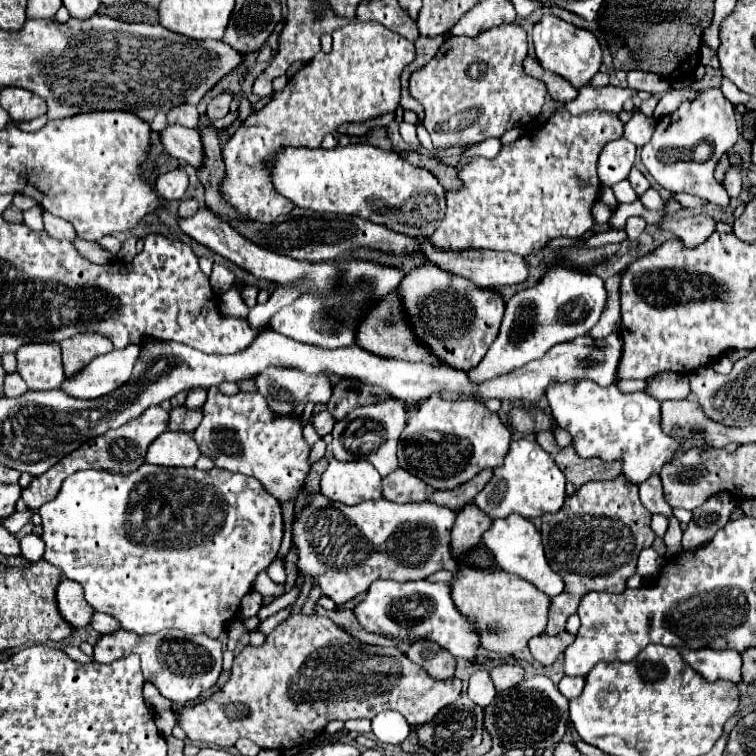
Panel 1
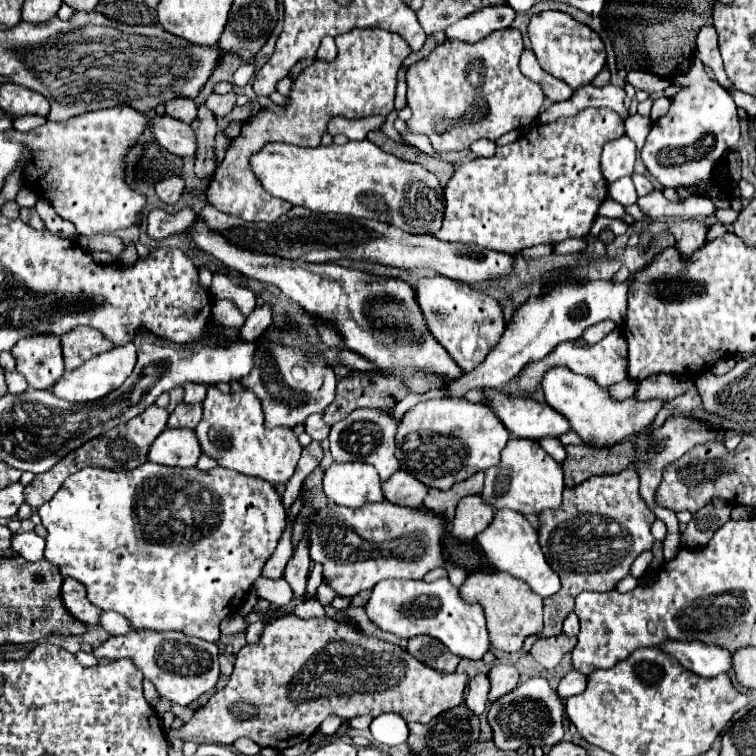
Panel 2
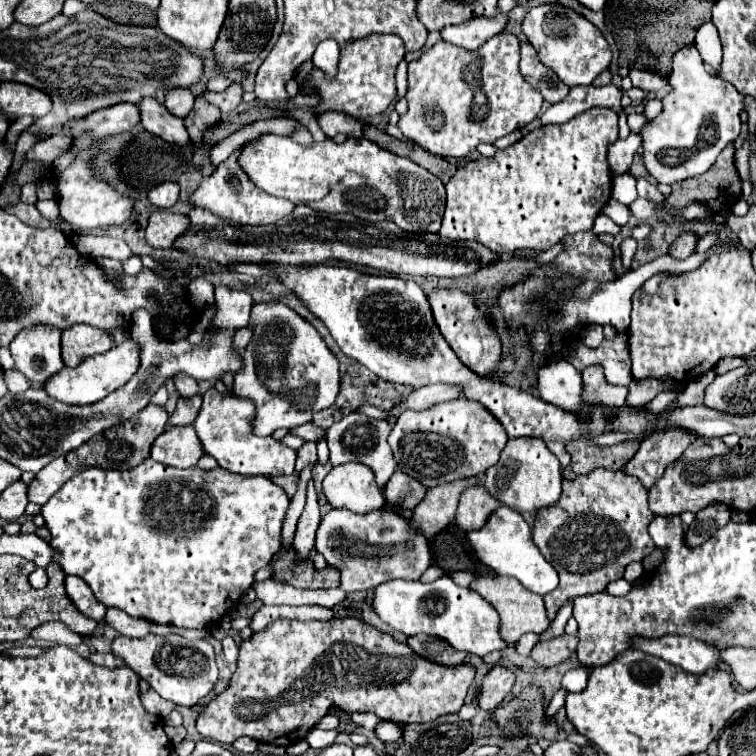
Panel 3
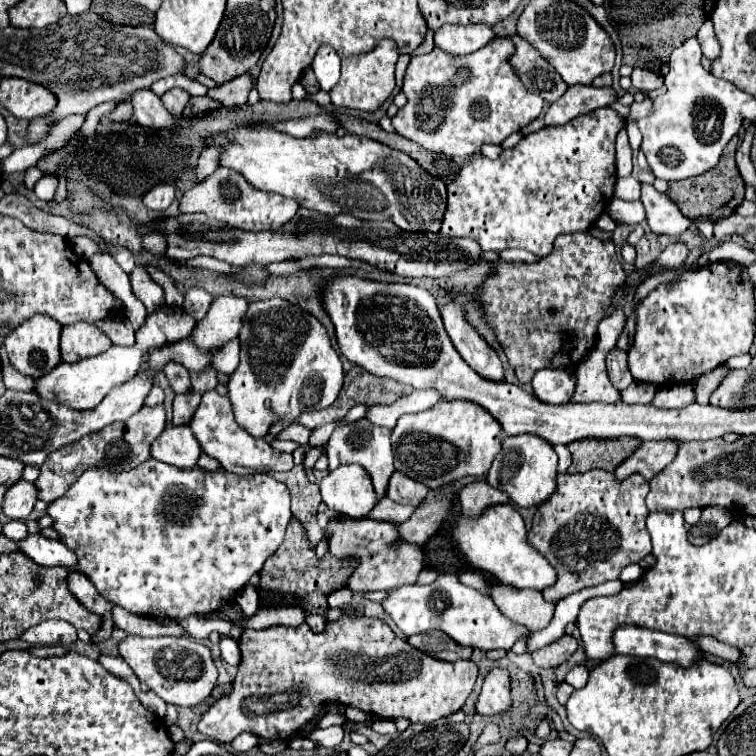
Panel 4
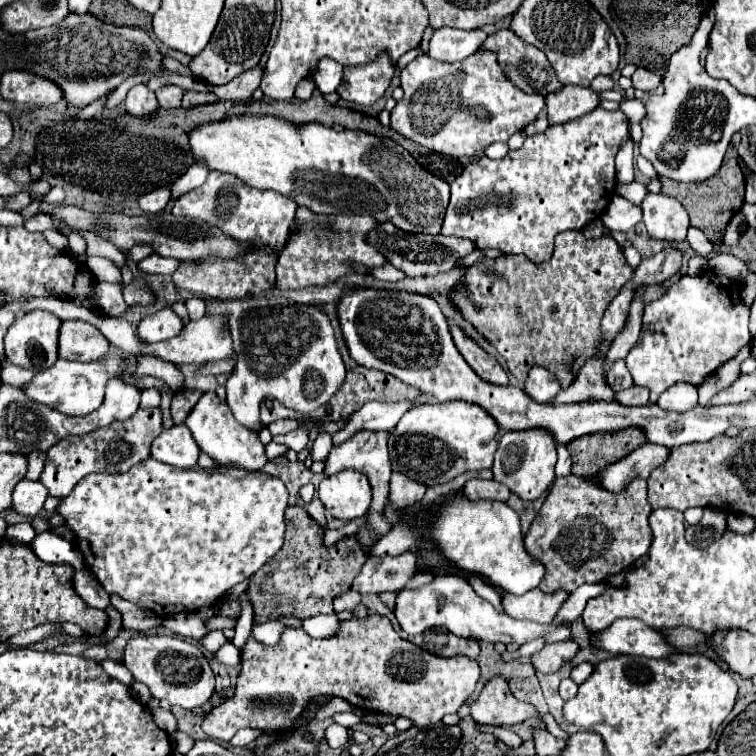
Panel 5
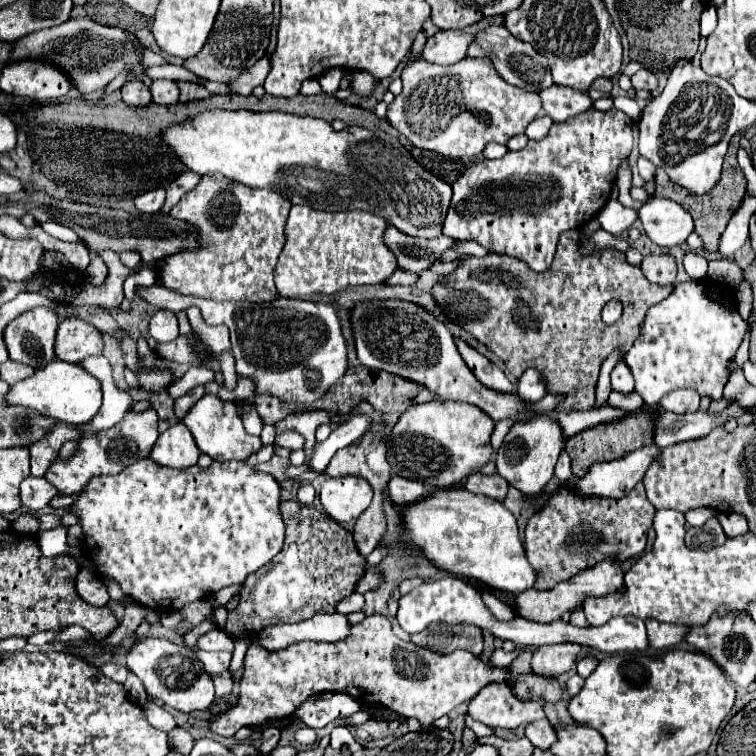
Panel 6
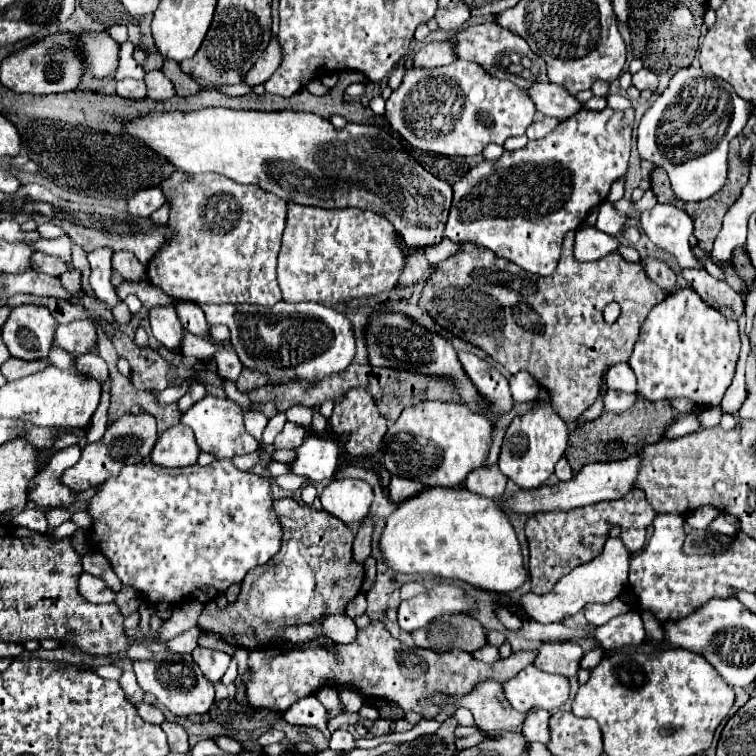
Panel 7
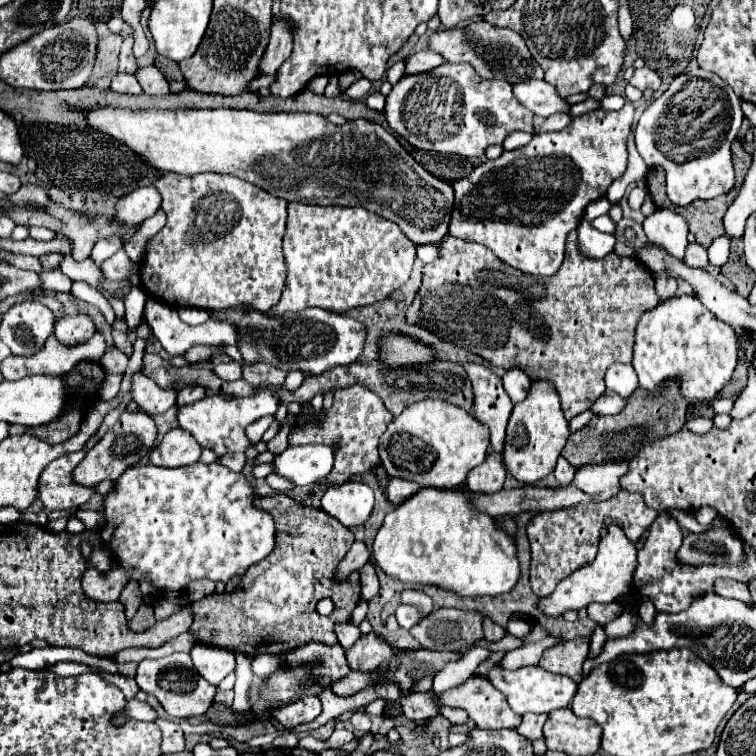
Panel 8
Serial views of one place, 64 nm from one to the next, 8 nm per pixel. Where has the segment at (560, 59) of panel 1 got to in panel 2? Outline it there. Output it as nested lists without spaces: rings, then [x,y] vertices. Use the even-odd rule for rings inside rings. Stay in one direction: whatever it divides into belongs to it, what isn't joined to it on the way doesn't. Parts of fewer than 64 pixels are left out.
[[[544,10],[534,14],[528,24],[528,36],[540,66],[552,76],[564,80],[574,90],[590,84],[594,76],[606,66],[606,50],[600,36],[590,26],[574,20],[566,12]]]

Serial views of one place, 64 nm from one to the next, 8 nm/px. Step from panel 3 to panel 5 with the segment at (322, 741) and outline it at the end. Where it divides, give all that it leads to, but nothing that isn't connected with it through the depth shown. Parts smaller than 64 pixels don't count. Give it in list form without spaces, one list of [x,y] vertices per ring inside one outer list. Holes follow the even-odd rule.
[[[332,724],[328,730],[326,730],[326,740],[332,748],[338,748],[338,746],[346,746],[350,736],[348,736],[348,728],[340,726],[340,724]]]

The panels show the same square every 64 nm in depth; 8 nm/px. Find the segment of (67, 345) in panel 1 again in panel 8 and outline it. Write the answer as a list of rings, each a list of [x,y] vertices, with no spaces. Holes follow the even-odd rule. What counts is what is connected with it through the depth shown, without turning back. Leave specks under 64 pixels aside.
[[[74,314],[74,316],[64,316],[56,322],[54,326],[54,336],[68,346],[82,344],[86,342],[92,334],[96,332],[94,320],[88,314]]]

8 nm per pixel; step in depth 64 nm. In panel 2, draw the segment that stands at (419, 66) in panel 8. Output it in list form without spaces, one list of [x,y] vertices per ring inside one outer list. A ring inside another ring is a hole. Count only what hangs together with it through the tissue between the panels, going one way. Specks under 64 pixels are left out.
[[[496,6],[496,8],[484,8],[474,12],[472,16],[466,16],[464,20],[452,24],[446,28],[446,38],[460,40],[466,44],[476,44],[478,40],[484,40],[484,36],[508,28],[514,20],[516,12],[510,6]]]

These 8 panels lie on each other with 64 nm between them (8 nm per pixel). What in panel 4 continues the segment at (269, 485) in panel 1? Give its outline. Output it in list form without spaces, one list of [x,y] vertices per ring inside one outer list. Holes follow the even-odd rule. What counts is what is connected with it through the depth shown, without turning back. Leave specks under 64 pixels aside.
[[[216,390],[204,392],[202,394],[202,402],[196,408],[192,420],[188,422],[188,426],[192,428],[198,444],[202,446],[202,450],[216,458],[220,462],[220,466],[228,472],[234,474],[256,474],[256,472],[276,472],[276,470],[290,470],[294,466],[292,462],[292,454],[284,454],[284,452],[276,452],[270,448],[268,442],[264,442],[262,438],[254,438],[250,436],[244,428],[240,428],[234,420],[232,414],[232,406],[230,400],[226,396],[220,396]]]

